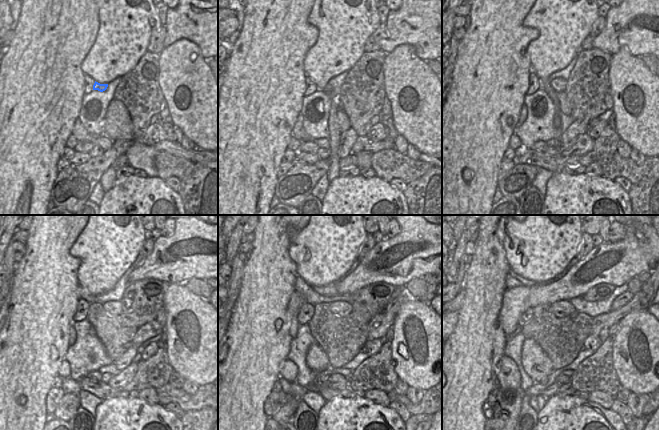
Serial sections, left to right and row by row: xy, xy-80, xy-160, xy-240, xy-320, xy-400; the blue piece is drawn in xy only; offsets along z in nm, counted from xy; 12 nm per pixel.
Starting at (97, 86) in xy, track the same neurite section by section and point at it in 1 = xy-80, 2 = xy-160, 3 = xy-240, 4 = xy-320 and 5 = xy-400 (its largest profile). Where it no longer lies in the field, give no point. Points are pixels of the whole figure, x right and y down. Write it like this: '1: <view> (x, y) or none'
1: xy-80 (328, 87)
2: xy-160 (559, 84)
3: xy-240 (113, 308)
4: xy-320 (339, 308)
5: xy-400 (561, 309)

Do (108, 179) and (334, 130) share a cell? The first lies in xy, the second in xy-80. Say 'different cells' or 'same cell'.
same cell

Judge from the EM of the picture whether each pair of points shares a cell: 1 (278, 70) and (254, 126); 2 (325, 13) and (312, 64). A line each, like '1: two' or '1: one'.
1: one
2: one

